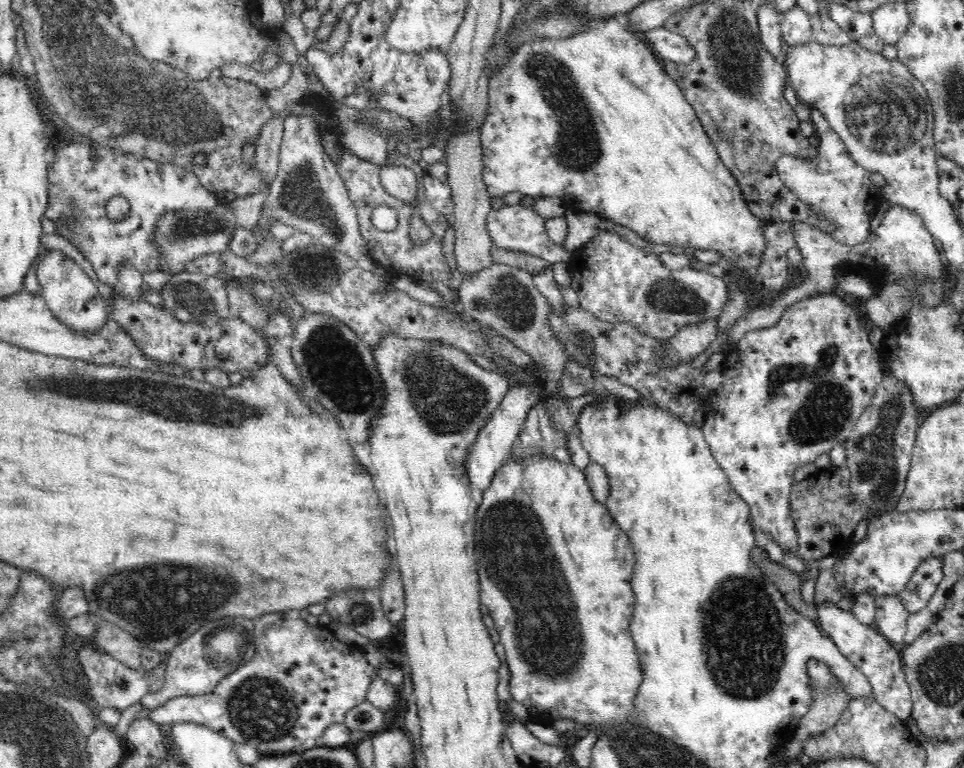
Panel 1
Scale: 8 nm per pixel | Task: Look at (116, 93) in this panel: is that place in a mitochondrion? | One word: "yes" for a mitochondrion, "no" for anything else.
yes

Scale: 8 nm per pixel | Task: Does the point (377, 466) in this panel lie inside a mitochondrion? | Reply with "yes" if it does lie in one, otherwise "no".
no

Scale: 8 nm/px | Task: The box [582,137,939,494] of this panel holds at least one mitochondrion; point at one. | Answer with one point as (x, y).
(826, 408)

